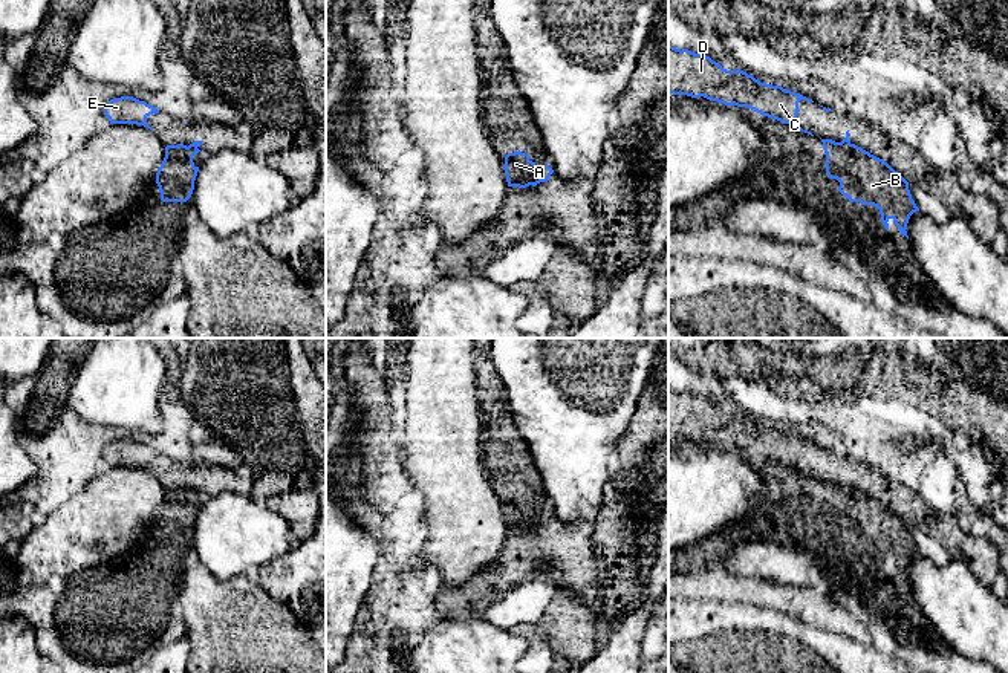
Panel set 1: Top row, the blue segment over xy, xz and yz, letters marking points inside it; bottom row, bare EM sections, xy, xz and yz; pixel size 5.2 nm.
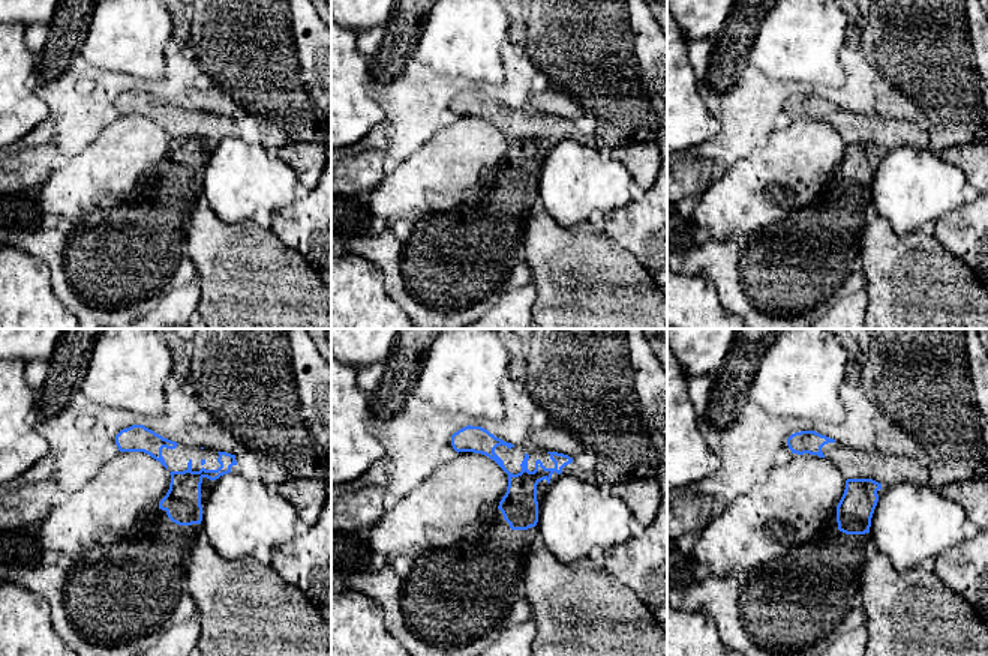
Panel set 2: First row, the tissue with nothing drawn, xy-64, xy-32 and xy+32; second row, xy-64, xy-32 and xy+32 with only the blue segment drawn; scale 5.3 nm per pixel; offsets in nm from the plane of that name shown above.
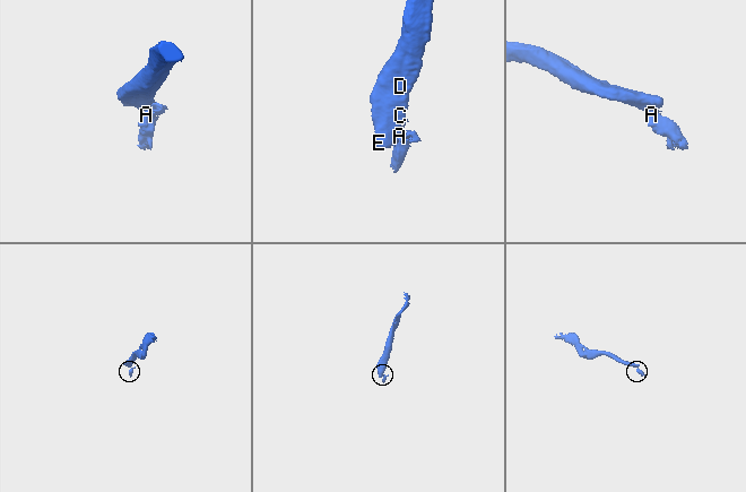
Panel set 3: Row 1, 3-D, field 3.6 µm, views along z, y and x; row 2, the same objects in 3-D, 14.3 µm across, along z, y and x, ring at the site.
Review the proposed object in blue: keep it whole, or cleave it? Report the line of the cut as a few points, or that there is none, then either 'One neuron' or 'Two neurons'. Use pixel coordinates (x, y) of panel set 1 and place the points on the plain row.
Split along xz (540, 514), (539, 523). Two neurons

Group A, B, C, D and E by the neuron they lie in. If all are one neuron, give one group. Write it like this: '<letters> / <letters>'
A B / C D E

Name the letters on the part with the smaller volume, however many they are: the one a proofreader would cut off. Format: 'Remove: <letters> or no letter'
Remove: A, B

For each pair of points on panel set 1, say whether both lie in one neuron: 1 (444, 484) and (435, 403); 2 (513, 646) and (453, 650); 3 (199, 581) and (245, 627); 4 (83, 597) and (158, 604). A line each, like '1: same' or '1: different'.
1: same
2: same
3: same
4: same

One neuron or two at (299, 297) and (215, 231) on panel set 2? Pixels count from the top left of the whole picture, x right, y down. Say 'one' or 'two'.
one

